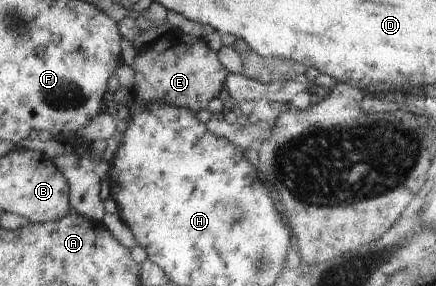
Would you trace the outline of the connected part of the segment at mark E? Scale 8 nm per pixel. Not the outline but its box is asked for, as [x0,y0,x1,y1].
[133,29,230,113]

